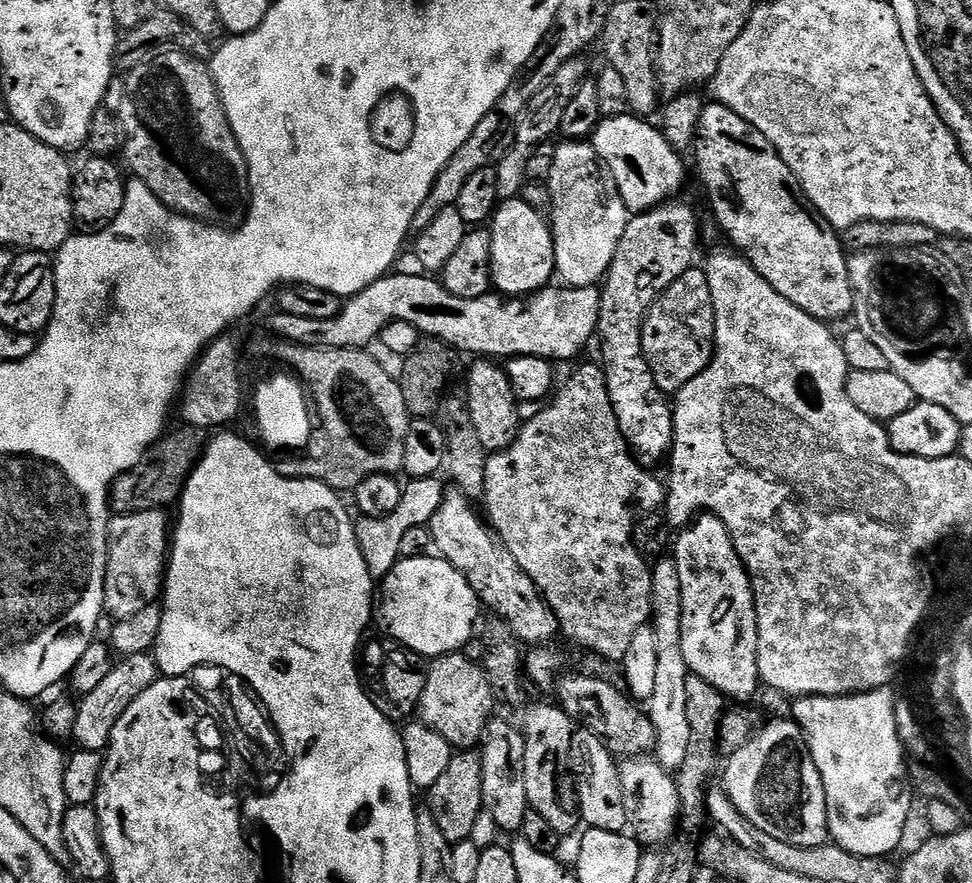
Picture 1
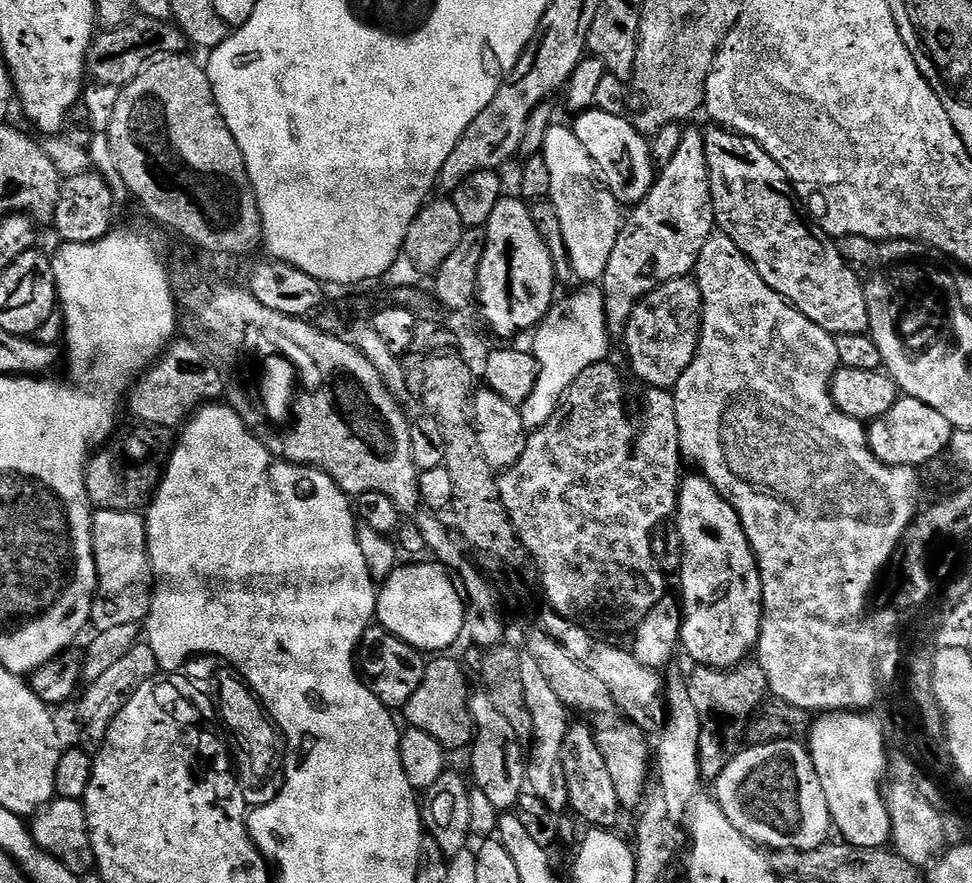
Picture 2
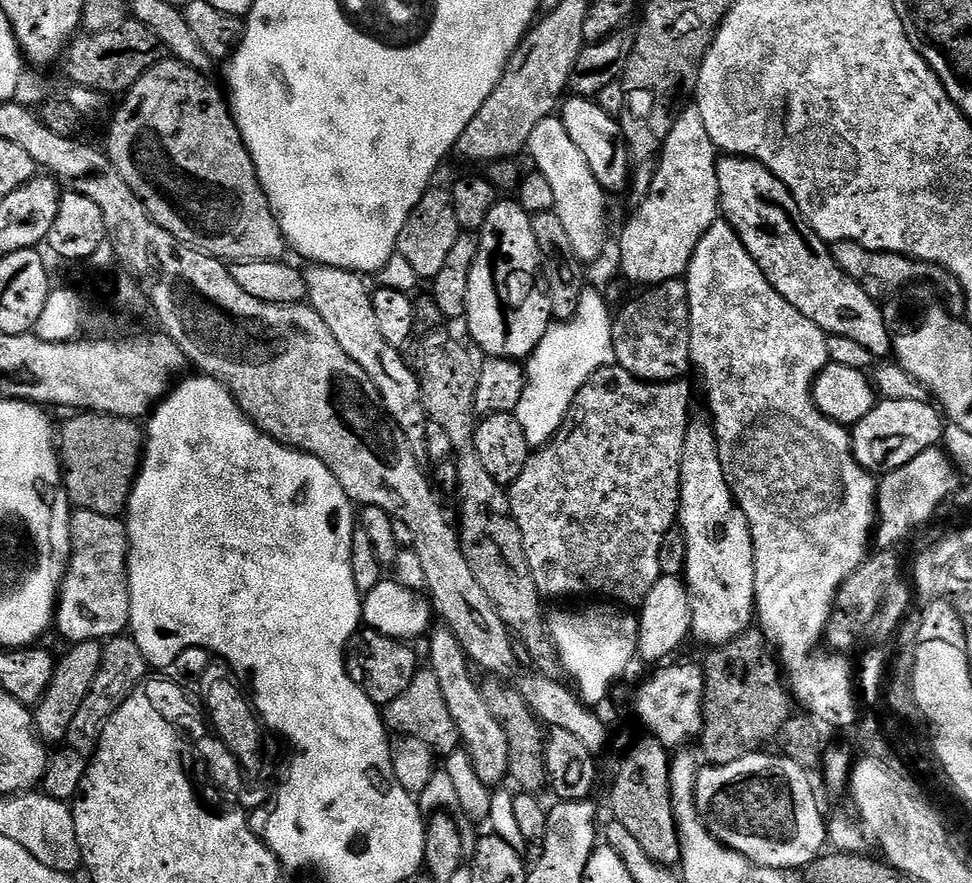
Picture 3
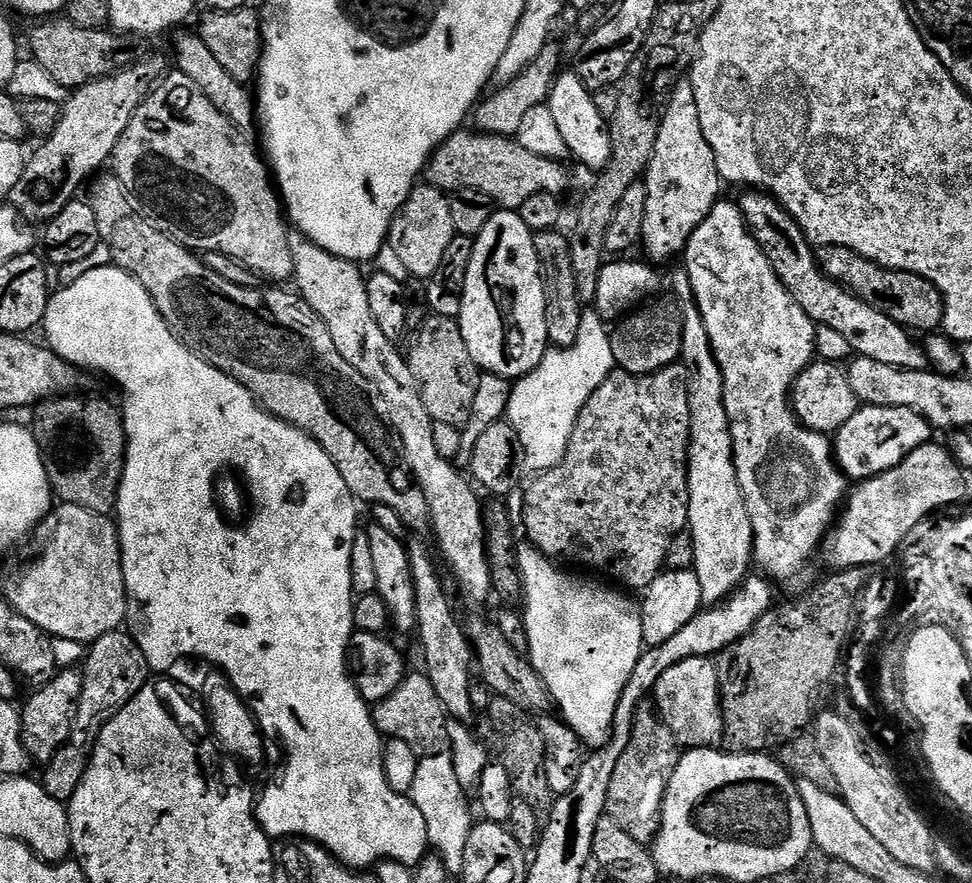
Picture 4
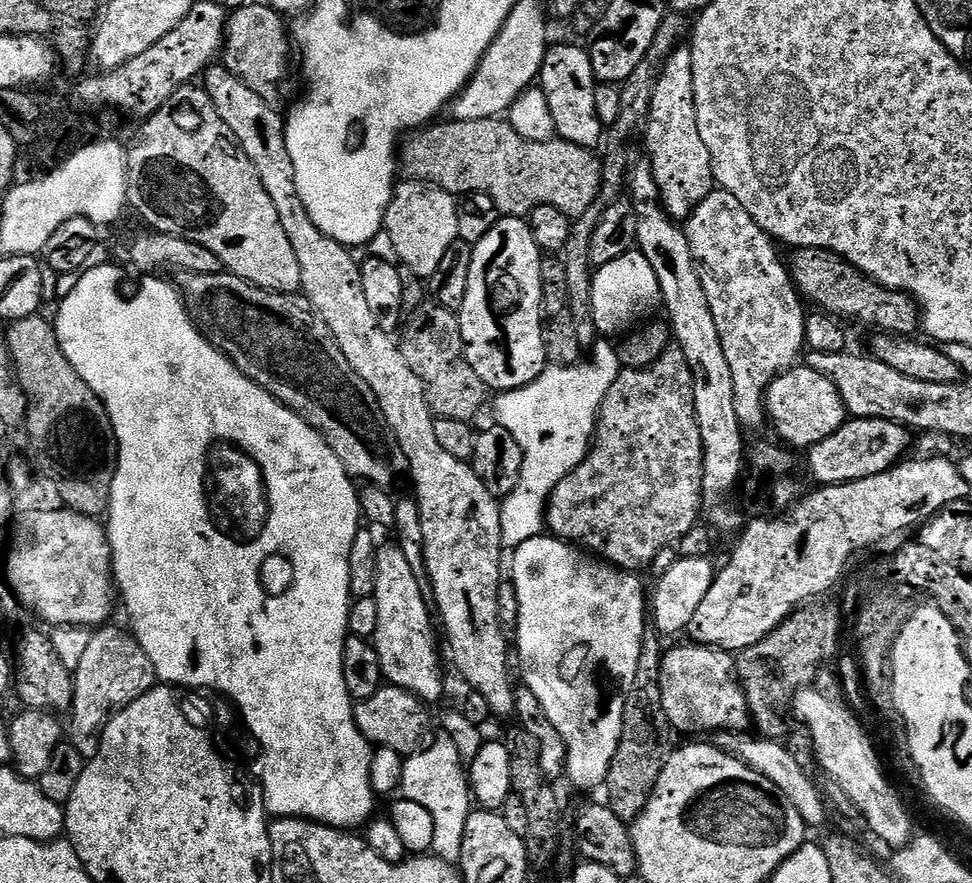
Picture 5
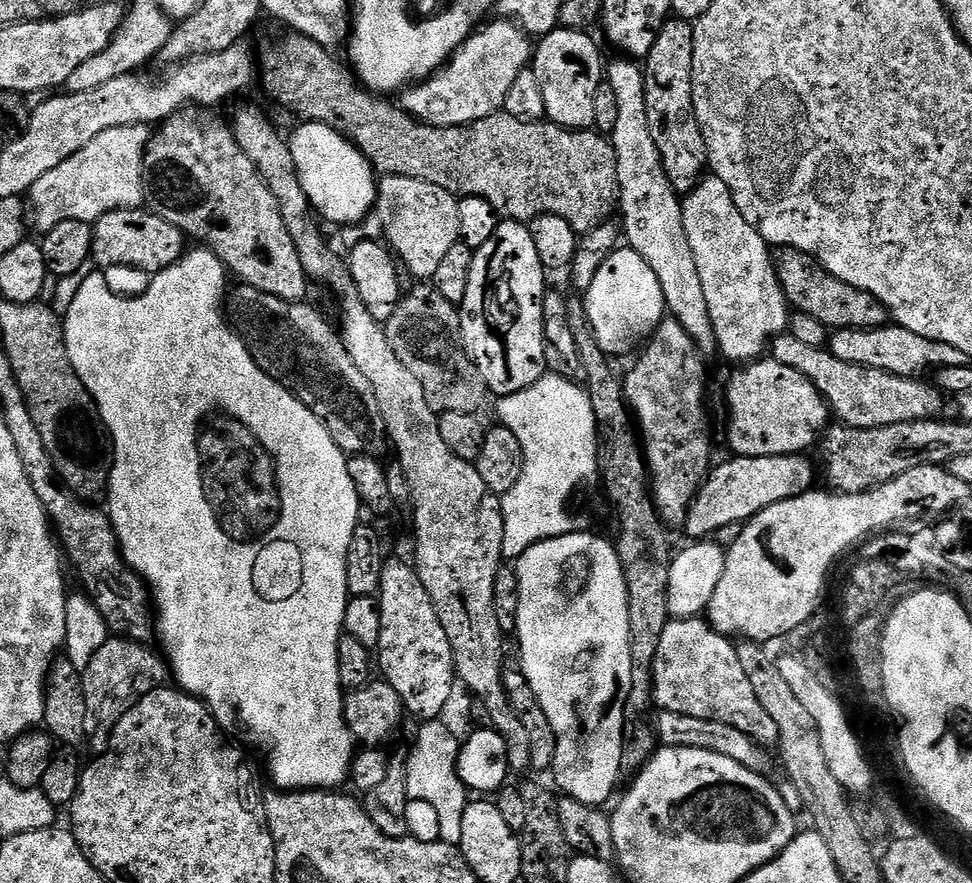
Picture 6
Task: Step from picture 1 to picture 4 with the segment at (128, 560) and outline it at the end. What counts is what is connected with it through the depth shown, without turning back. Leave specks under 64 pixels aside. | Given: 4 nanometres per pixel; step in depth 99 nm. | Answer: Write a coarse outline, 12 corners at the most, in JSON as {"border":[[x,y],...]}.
{"border":[[57,503],[2,593],[90,646],[128,619],[120,529]]}

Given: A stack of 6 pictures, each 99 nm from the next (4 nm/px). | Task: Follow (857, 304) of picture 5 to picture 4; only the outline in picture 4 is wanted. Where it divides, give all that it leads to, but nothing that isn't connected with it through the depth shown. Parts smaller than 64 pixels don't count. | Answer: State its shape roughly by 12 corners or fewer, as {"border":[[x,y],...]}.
{"border":[[825,244],[821,270],[913,333],[943,325],[944,297],[918,274]]}

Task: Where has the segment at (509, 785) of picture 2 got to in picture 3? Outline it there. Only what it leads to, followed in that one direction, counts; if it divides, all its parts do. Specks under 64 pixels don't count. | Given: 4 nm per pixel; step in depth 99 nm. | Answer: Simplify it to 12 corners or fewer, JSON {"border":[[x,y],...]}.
{"border":[[433,627],[427,667],[484,784],[509,779],[506,730],[468,655]]}

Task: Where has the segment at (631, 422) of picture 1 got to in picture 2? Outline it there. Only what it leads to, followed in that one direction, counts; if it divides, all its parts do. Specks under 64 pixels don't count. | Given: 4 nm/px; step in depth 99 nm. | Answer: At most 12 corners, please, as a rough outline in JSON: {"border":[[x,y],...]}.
{"border":[[701,129],[627,213],[602,281],[609,333],[695,269],[717,231]]}

